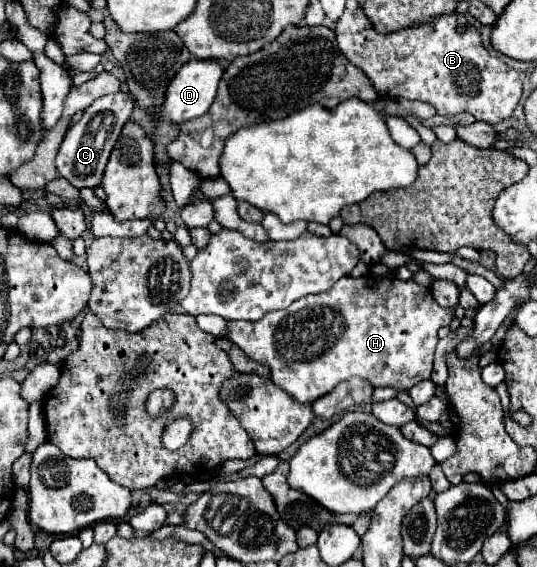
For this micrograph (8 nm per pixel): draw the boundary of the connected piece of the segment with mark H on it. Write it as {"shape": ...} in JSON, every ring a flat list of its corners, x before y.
{"shape":[[344,276,328,292,304,296,286,310,268,312,256,322,228,320,228,340,238,344,252,360,268,364,272,382,288,392,296,402,314,402,348,378,364,378,374,388,390,386,394,390,410,390,422,380,430,380,438,330,454,320,454,312,440,308,430,290,414,280,398,280,396,276]]}

